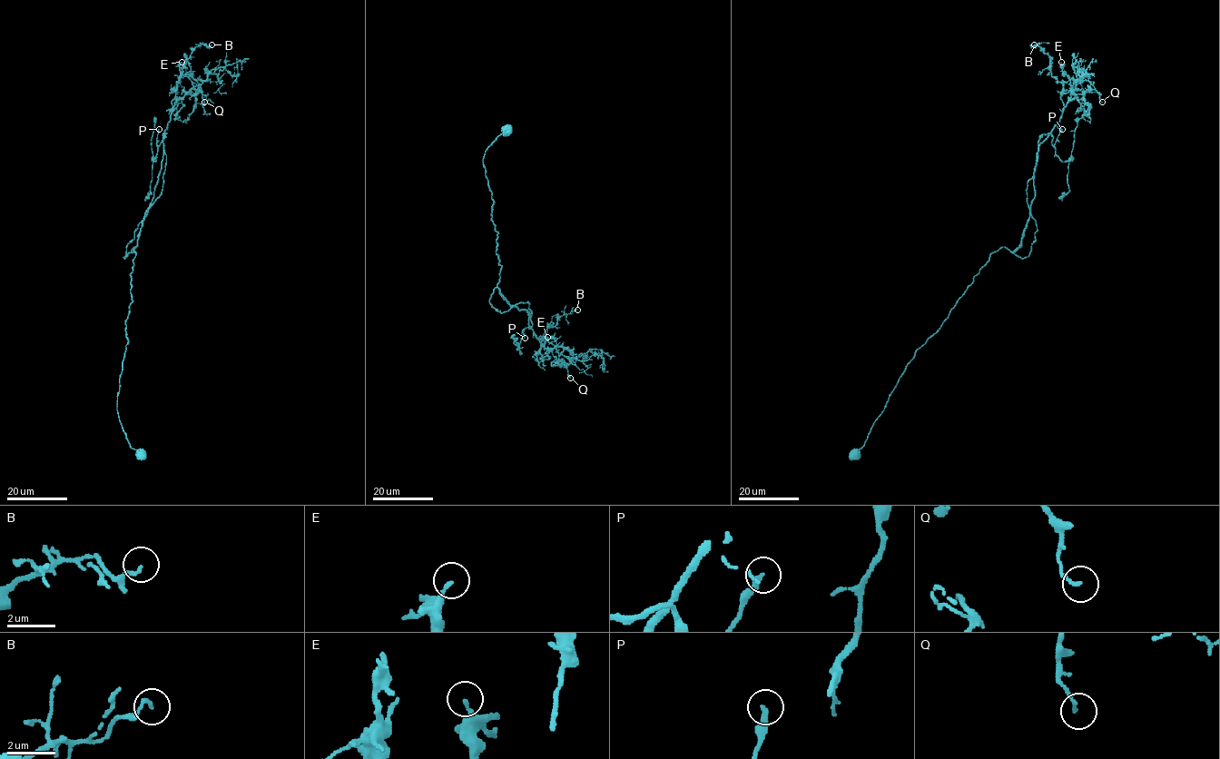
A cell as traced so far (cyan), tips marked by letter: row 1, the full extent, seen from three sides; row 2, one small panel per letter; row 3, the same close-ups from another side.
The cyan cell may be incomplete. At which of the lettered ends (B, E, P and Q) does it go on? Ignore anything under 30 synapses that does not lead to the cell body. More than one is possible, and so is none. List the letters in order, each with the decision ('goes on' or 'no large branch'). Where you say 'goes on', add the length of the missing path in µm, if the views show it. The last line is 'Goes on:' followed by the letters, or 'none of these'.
B: no large branch
E: no large branch
P: no large branch
Q: no large branch
Goes on: none of these

